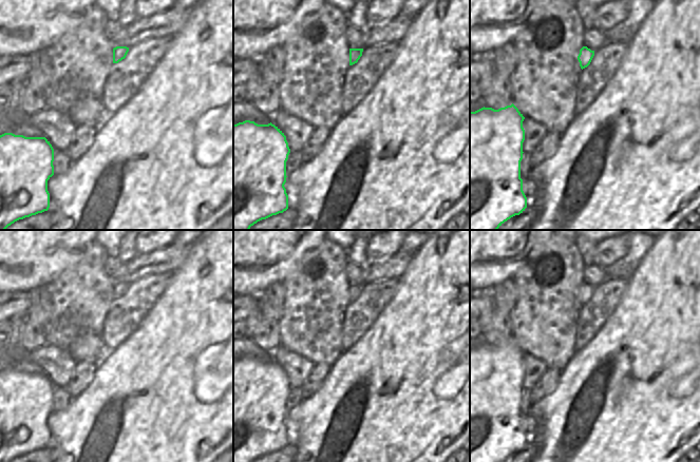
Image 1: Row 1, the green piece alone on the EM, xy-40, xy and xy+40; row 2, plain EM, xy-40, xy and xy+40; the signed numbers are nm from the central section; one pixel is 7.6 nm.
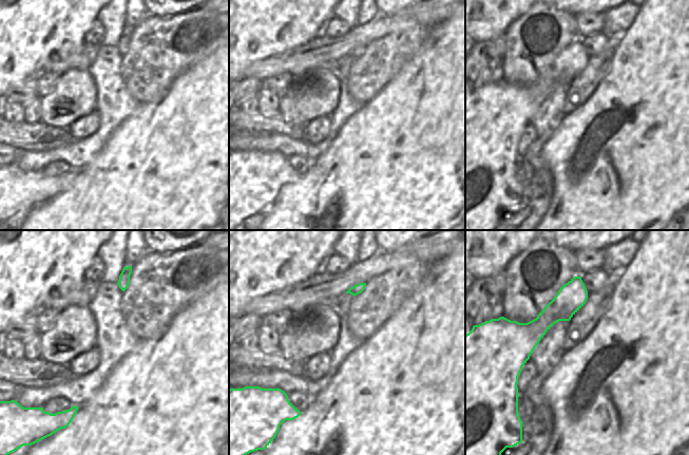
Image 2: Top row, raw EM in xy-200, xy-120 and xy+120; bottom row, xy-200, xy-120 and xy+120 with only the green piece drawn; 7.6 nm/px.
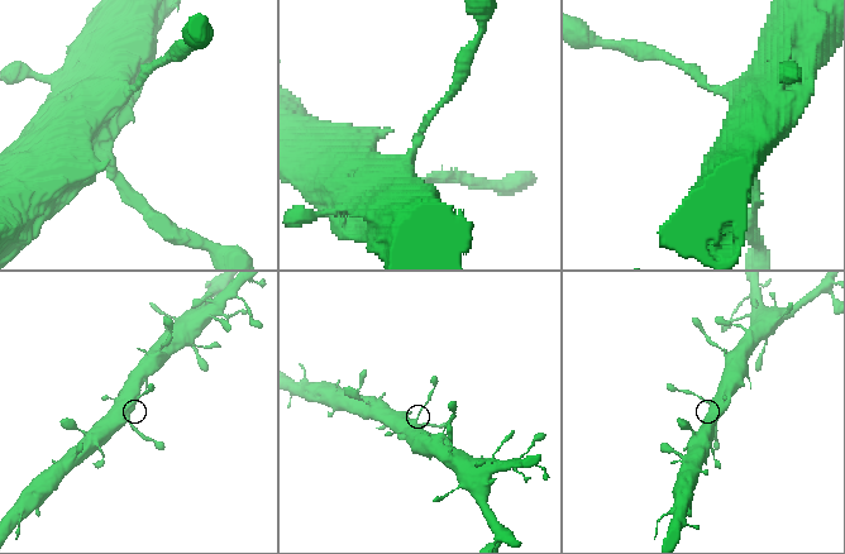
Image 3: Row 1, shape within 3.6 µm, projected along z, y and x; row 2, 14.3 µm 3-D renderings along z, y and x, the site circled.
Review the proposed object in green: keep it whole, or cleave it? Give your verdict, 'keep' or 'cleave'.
keep

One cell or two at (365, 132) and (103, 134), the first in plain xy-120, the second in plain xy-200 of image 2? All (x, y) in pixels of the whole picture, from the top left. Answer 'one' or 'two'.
two

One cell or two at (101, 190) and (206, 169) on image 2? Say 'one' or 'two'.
one

